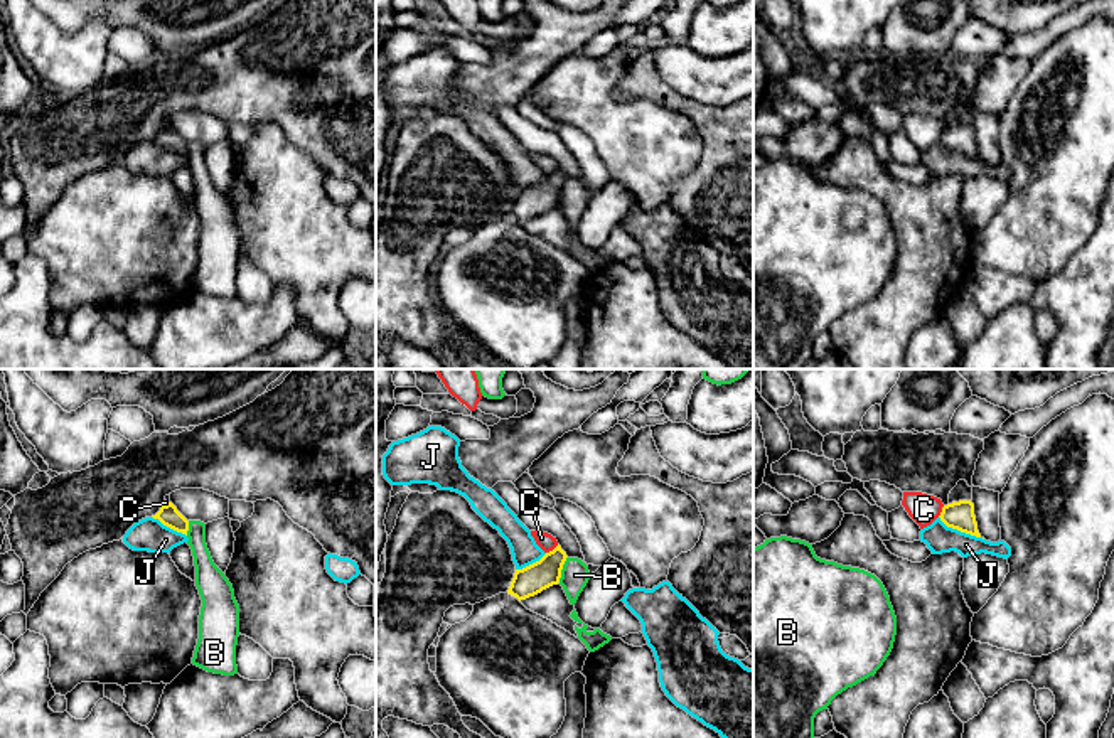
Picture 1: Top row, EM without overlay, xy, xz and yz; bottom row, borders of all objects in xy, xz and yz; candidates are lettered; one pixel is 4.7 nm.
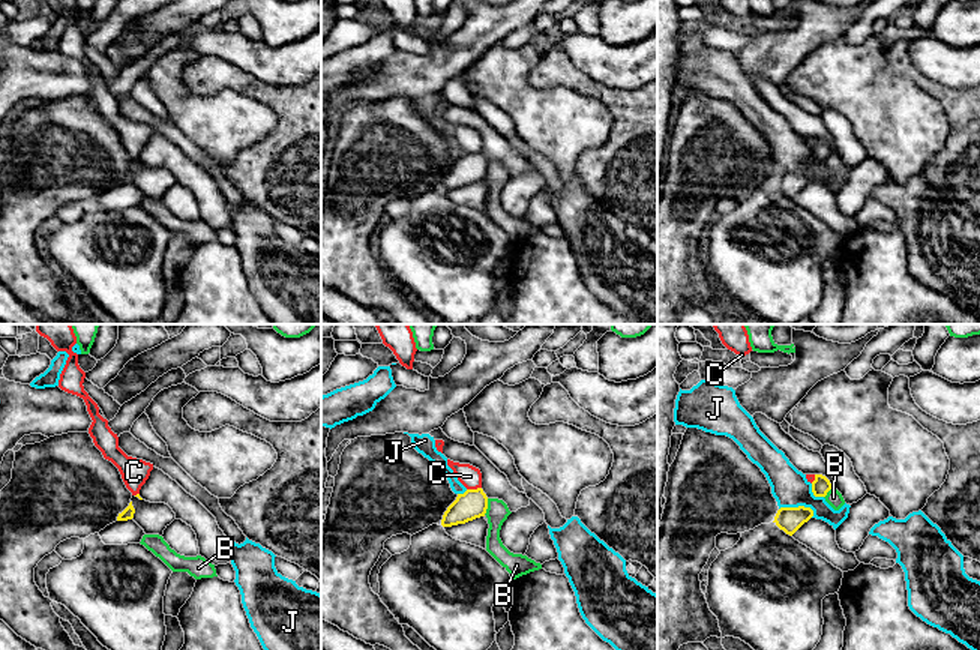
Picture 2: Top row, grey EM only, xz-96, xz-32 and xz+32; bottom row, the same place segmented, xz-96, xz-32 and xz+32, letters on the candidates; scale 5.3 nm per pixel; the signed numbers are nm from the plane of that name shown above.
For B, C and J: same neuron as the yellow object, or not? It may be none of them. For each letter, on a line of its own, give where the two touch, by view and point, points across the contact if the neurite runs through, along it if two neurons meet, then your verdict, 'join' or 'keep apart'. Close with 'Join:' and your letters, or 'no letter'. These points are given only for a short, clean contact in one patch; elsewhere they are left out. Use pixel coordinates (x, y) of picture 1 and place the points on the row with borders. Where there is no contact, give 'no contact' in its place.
B: xz (562, 568) | along xz (567, 556), (558, 582) | keep apart
C: xz (553, 550) | along xz (558, 545), (546, 553) | keep apart
J: yz (961, 531) | along yz (939, 516), (947, 526), (983, 540) | keep apart
Join: no letter

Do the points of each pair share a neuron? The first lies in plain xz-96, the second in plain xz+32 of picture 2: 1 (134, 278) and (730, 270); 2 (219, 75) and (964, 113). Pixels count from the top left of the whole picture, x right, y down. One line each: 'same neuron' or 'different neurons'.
1: same neuron
2: same neuron

